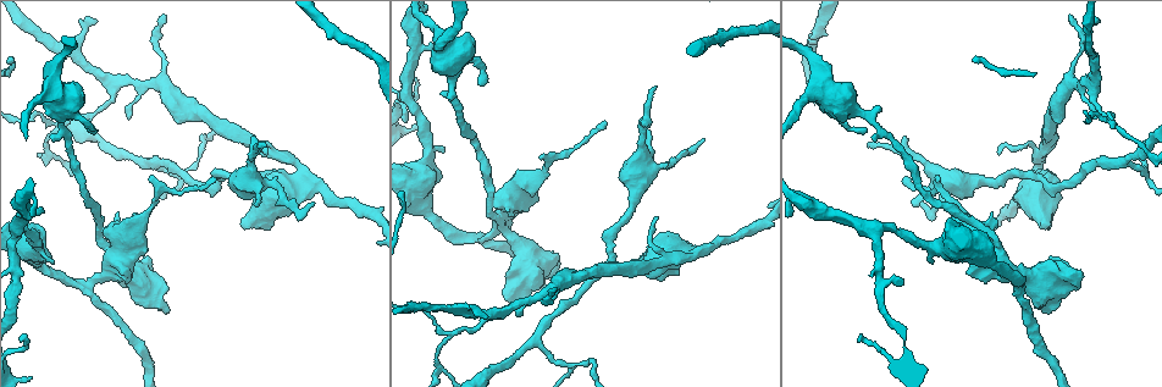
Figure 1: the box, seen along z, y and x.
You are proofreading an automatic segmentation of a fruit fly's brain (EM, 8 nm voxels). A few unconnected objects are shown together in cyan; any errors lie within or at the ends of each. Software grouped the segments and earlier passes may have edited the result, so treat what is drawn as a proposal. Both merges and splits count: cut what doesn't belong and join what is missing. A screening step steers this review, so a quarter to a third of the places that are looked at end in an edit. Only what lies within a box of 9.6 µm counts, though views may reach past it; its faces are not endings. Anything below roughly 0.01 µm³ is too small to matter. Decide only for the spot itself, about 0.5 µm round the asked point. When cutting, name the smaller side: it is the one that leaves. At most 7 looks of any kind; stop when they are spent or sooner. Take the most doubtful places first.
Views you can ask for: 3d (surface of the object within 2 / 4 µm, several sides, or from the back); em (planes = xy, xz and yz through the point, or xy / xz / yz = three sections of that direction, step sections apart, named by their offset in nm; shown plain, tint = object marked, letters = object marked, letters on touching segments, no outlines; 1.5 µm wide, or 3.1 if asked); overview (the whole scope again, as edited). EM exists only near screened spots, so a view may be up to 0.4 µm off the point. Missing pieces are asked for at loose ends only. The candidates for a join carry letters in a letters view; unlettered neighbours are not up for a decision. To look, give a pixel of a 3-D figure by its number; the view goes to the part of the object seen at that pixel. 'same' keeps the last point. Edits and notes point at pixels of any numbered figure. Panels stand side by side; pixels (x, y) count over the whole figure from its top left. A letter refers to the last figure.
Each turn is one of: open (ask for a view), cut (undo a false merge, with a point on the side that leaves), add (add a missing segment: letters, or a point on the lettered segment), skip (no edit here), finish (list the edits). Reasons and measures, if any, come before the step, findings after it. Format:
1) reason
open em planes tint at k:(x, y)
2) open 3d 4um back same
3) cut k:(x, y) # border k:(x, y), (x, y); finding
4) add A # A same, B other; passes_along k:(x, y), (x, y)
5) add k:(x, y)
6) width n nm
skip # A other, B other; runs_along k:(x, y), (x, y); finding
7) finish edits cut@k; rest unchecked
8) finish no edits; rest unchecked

branch stops here
open em planes letters at 1:(870, 145)

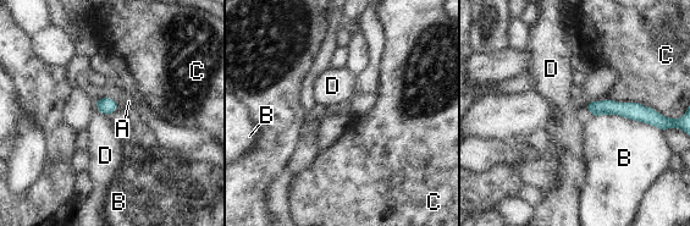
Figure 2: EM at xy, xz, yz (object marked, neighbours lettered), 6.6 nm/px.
skip # A other, B other, C other, D other; no lettered segment goes on from it

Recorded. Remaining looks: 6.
tapers out
open em planes tint at 1:(999, 154)

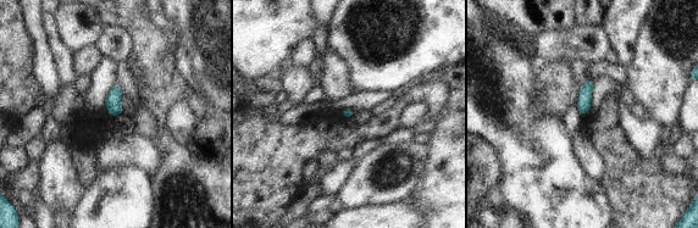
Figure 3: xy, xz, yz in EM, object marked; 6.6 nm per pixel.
open em planes letters same

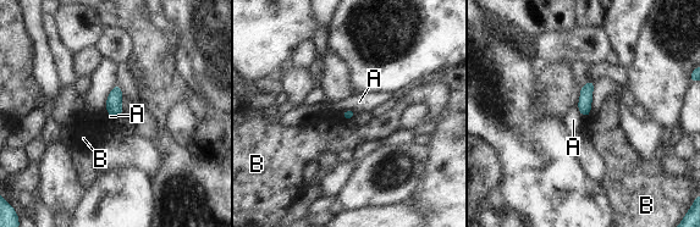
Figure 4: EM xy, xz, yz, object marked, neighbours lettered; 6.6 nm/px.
longest_contact A 100 nm
skip # A other, B other; border 4:(356, 111), (347, 110), (342, 112); none of them fits

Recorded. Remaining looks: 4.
arms part here
open 3d 4um at 1:(1149, 174)

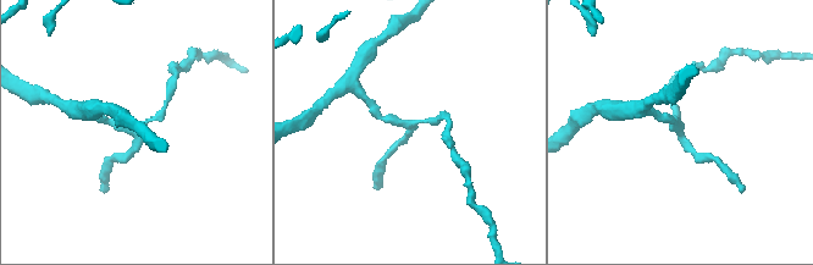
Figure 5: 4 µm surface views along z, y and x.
arms 3
open em yz step 4 letters at 5:(678, 128)

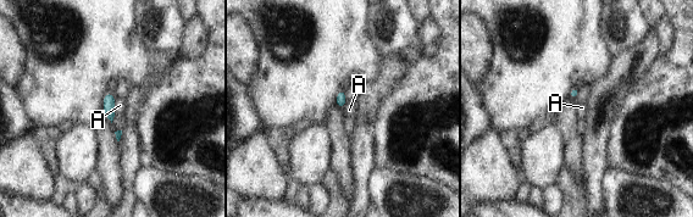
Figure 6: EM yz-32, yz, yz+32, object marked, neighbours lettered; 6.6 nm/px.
open em planes letters same

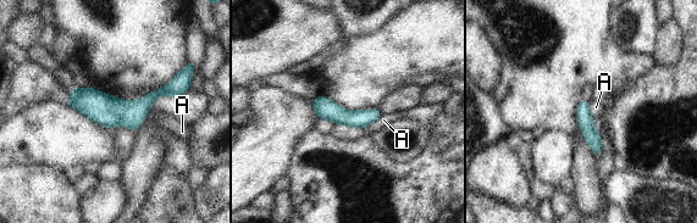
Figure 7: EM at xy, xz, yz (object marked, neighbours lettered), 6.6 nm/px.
longest_contact A 160 nm
skip # A other; all the same cell

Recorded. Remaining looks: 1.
finish no edits; rest unchecked

